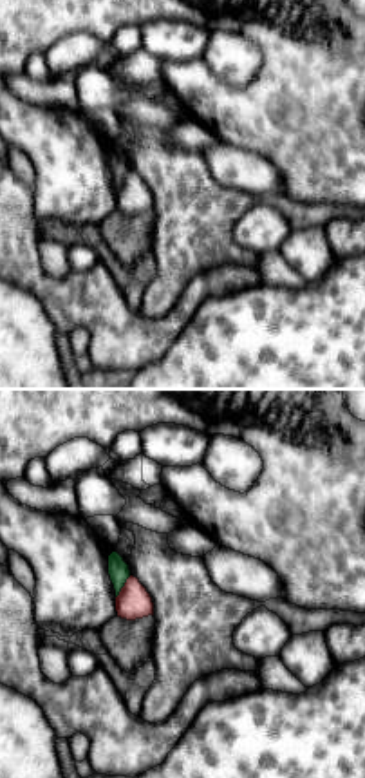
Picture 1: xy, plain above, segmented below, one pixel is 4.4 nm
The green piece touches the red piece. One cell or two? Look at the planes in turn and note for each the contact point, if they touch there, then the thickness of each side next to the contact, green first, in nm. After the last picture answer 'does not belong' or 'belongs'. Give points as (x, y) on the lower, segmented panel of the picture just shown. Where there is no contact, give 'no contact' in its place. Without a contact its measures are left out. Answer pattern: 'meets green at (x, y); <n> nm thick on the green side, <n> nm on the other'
meets green at (123, 585); 90 nm thick on the green side, 150 nm on the other

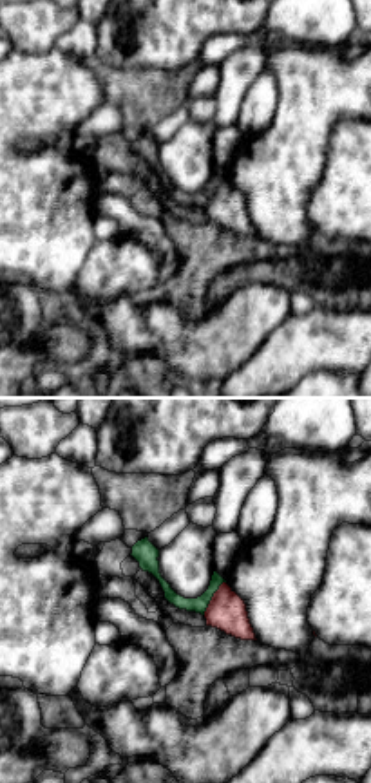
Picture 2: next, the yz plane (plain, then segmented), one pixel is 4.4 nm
meets green at (212, 595); 70 nm thick on the green side, 170 nm on the other

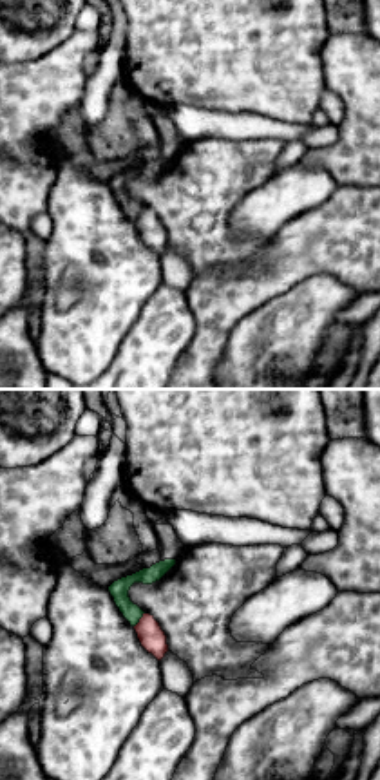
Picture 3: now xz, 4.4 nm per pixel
meets green at (140, 618); 80 nm thick on the green side, 120 nm on the other

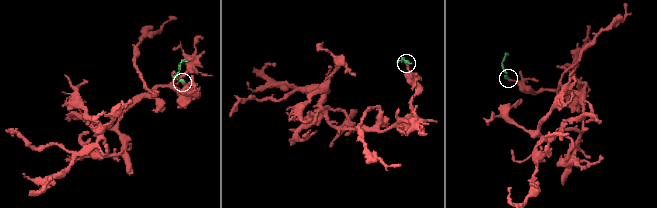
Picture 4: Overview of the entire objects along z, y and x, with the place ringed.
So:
does not belong

